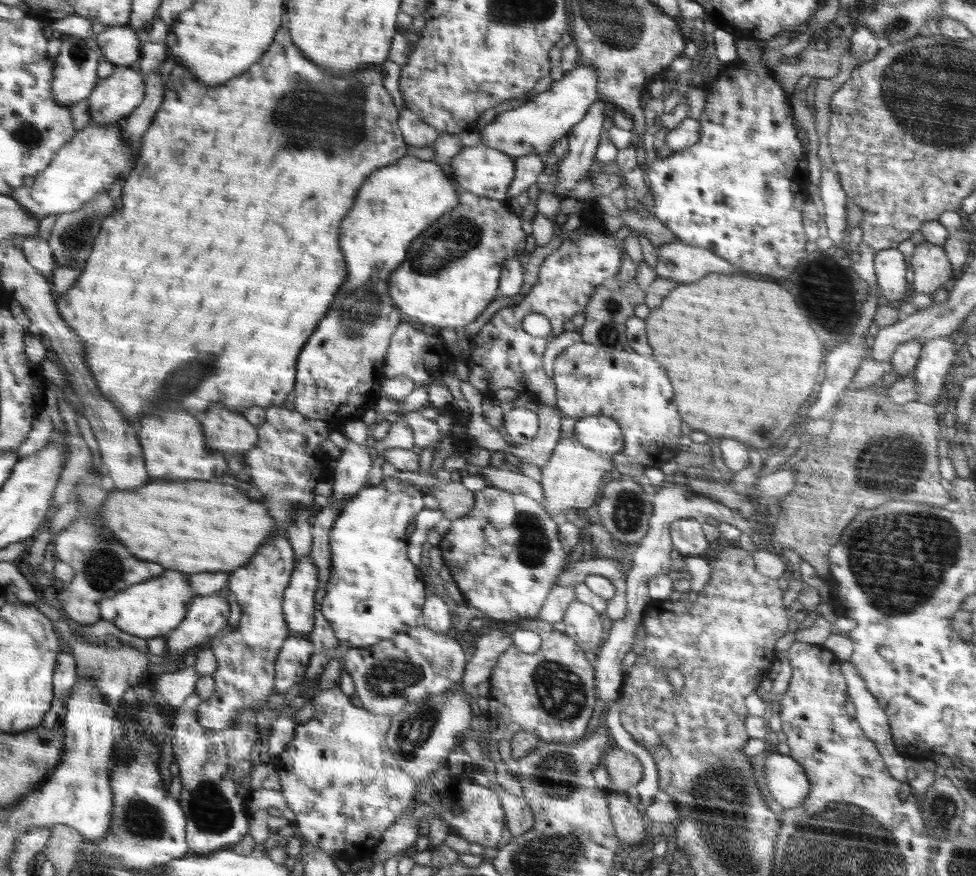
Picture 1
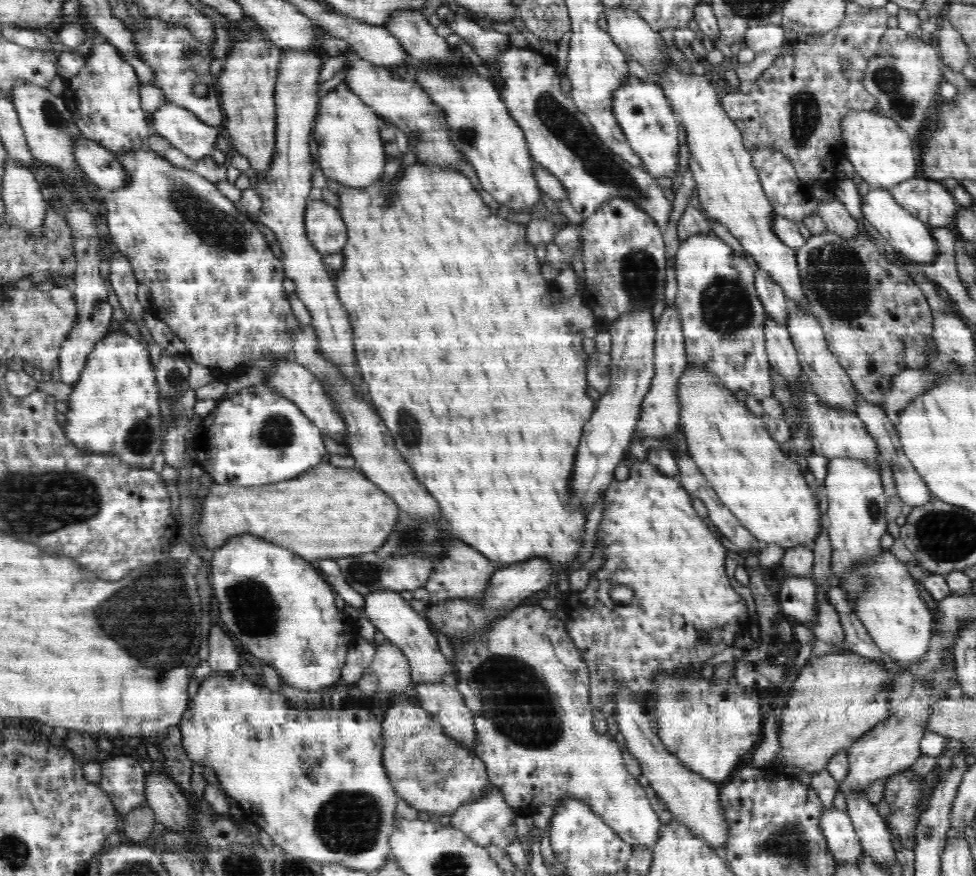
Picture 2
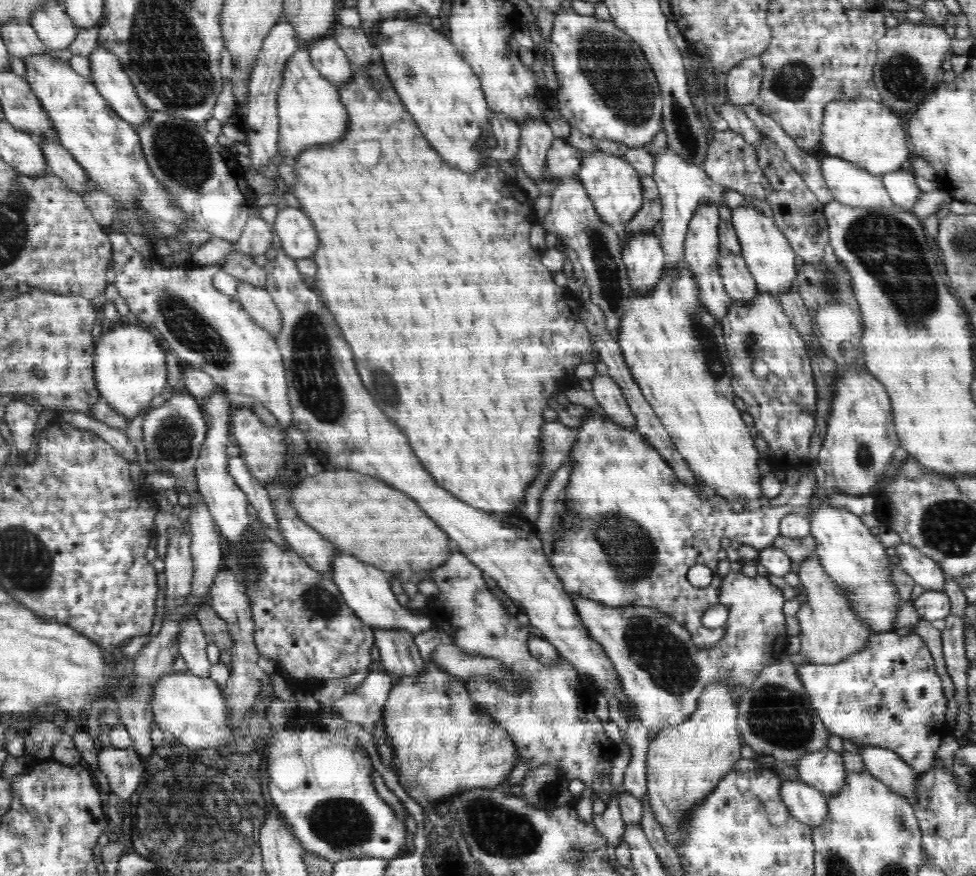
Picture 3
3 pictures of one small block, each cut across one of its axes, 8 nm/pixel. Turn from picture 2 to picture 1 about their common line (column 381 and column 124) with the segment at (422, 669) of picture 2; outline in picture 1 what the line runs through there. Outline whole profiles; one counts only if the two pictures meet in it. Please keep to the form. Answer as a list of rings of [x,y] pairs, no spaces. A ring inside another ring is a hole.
[[[166,569],[161,576],[126,588],[112,599],[100,599],[97,603],[101,619],[112,622],[120,631],[132,634],[157,645],[168,632],[178,627],[186,617],[186,608],[193,602],[193,589],[189,584],[189,574]]]

